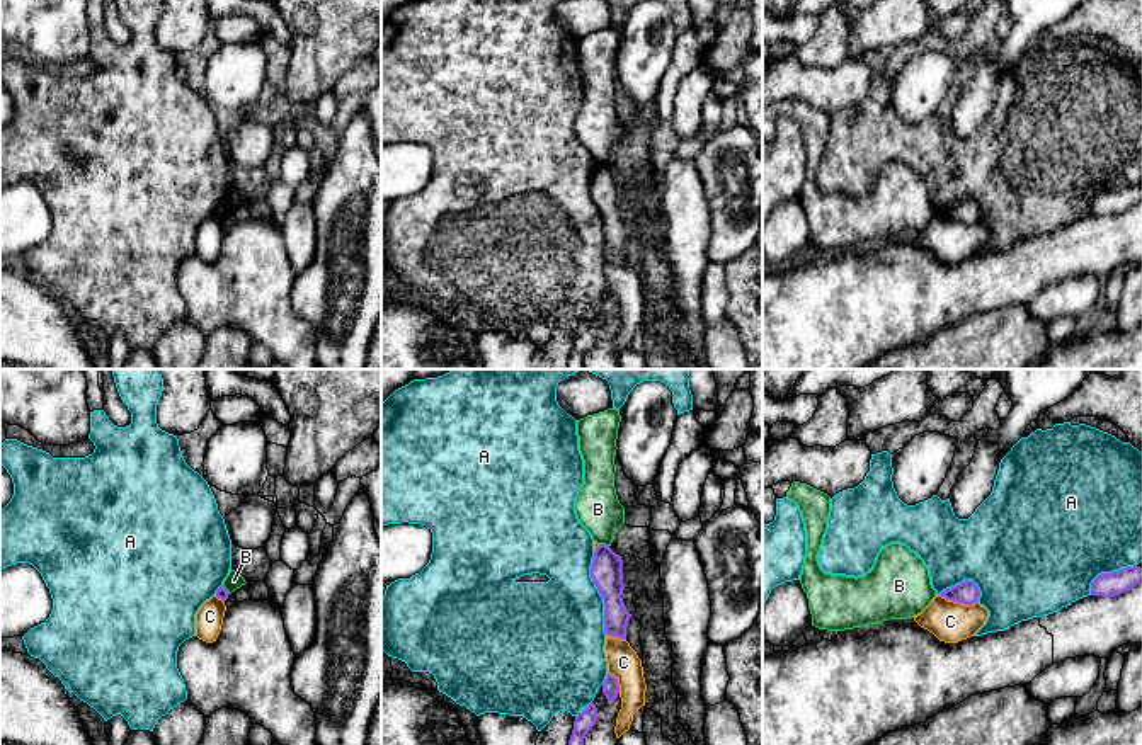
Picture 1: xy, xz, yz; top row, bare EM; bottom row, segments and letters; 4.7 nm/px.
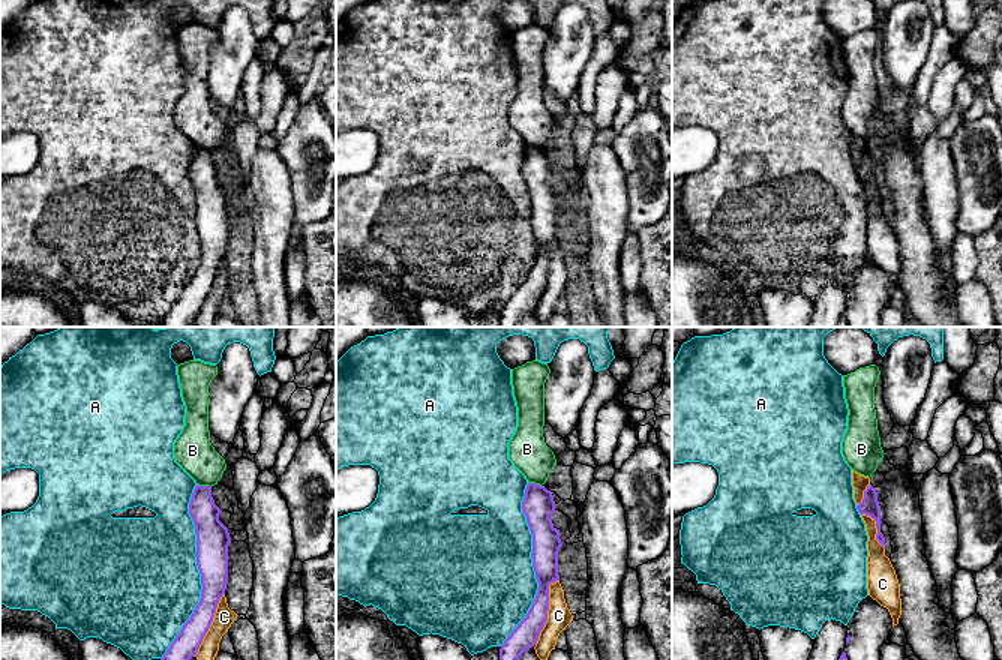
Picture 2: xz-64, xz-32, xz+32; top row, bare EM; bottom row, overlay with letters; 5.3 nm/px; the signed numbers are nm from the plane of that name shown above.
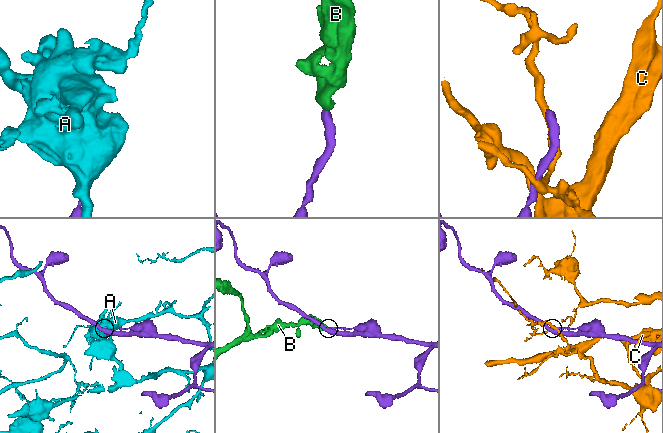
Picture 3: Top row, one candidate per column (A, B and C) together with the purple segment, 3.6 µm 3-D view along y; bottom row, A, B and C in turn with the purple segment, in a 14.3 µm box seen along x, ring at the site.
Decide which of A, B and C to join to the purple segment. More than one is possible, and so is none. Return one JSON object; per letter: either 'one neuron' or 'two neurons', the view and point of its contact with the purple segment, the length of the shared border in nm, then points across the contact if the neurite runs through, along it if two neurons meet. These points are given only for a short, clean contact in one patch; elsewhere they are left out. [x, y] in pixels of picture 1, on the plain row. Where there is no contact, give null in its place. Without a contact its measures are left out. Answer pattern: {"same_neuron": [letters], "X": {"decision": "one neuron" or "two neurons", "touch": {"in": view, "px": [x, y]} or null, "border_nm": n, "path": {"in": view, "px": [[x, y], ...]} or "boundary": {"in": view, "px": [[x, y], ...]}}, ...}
{"same_neuron": [], "A": {"decision": "two neurons", "touch": {"in": "xz", "px": [599, 211]}, "border_nm": 400}, "B": {"decision": "two neurons", "touch": {"in": "xz", "px": [605, 164]}, "border_nm": 50, "boundary": {"in": "xz", "px": [[599, 162], [608, 165]]}}, "C": {"decision": "two neurons", "touch": {"in": "yz", "px": [959, 220]}, "border_nm": 190}}

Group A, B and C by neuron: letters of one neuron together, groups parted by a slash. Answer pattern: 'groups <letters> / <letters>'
groups A / B / C

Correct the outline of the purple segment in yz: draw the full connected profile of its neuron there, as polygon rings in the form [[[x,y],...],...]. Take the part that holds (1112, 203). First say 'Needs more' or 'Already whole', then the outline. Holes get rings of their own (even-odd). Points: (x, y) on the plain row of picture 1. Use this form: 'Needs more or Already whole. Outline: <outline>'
Already whole. Outline: [[[1127,185],[1118,191],[1101,192],[1091,202],[1091,214],[1115,216],[1142,201],[1140,185]]]

